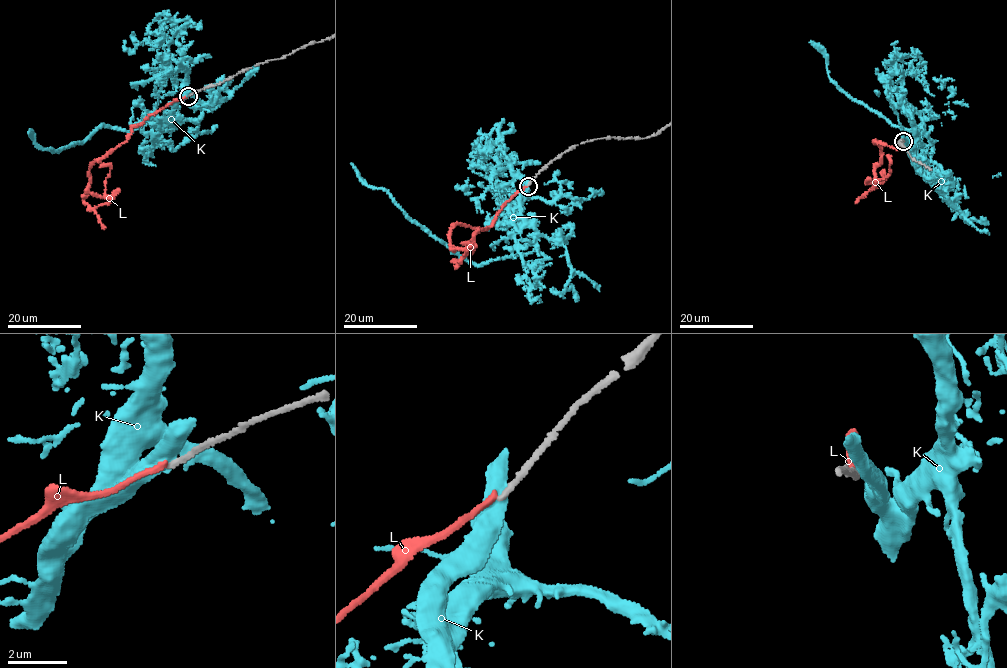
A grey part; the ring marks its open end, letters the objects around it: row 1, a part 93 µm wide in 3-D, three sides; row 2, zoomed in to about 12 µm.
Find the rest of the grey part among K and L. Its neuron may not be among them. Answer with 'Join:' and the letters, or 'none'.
Join: none

